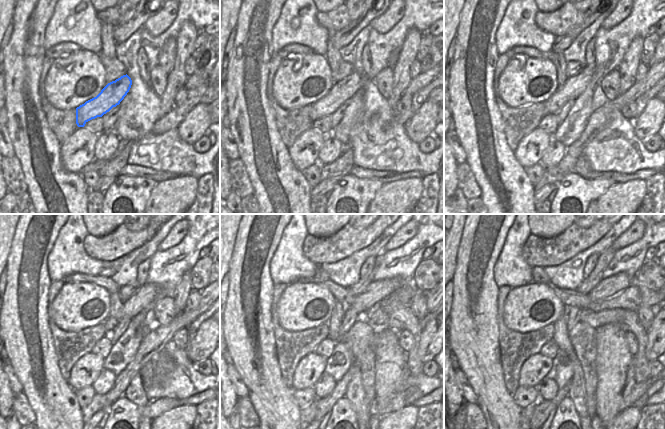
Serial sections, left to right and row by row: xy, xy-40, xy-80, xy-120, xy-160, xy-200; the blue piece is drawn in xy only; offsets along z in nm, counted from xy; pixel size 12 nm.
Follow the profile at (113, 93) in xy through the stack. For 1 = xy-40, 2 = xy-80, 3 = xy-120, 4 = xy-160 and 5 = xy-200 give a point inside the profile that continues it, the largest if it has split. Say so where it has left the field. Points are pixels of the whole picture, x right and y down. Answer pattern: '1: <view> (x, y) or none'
1: xy-40 (341, 91)
2: xy-80 (575, 85)
3: xy-120 (148, 293)
4: xy-160 (378, 290)
5: xy-200 (606, 287)

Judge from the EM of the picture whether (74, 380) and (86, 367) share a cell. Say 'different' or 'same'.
same

